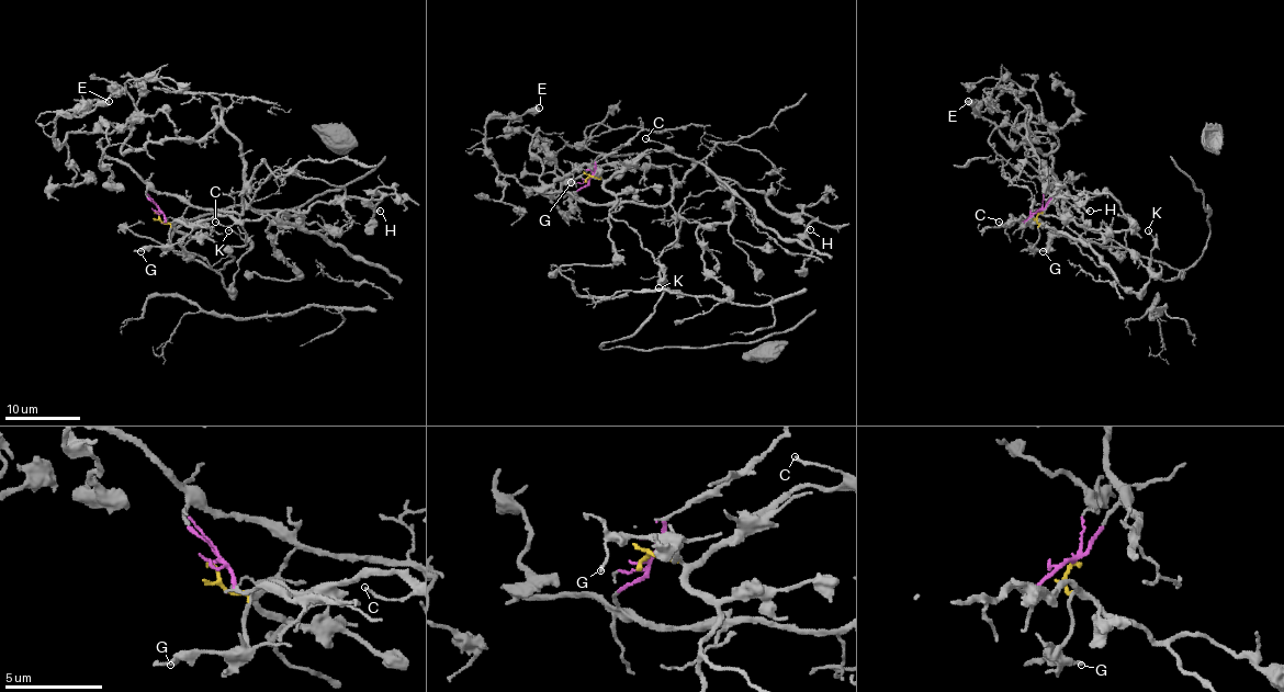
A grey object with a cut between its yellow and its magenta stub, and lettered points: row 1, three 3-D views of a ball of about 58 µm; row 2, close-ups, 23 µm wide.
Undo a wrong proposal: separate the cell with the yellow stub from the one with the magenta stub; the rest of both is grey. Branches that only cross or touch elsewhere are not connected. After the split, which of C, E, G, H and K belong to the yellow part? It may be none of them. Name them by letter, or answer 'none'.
C, G, H, K

